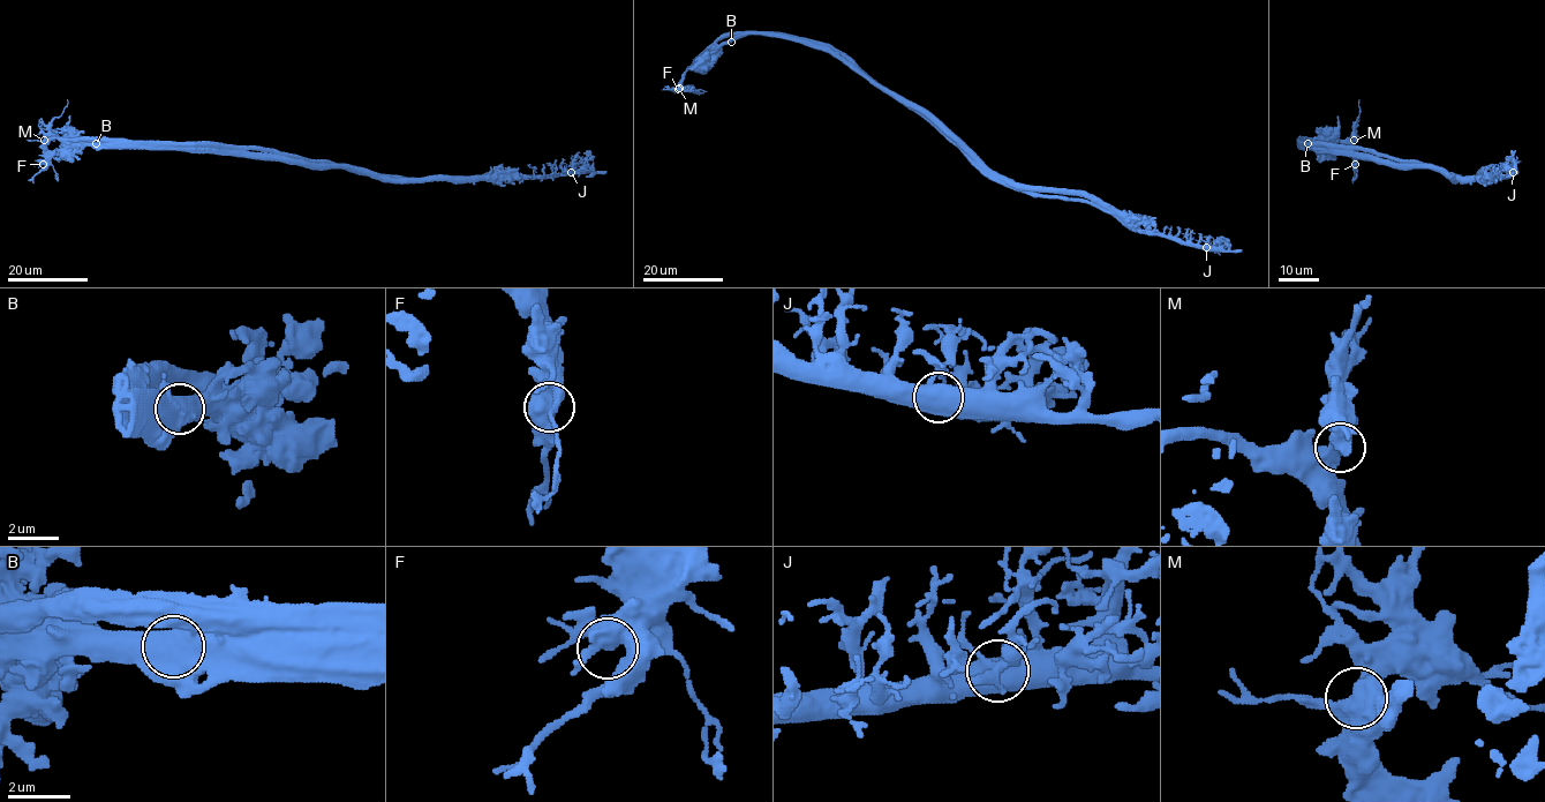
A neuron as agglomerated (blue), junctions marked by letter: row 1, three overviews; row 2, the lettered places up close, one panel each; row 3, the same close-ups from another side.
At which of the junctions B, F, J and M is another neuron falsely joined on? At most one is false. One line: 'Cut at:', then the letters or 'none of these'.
Cut at: B

